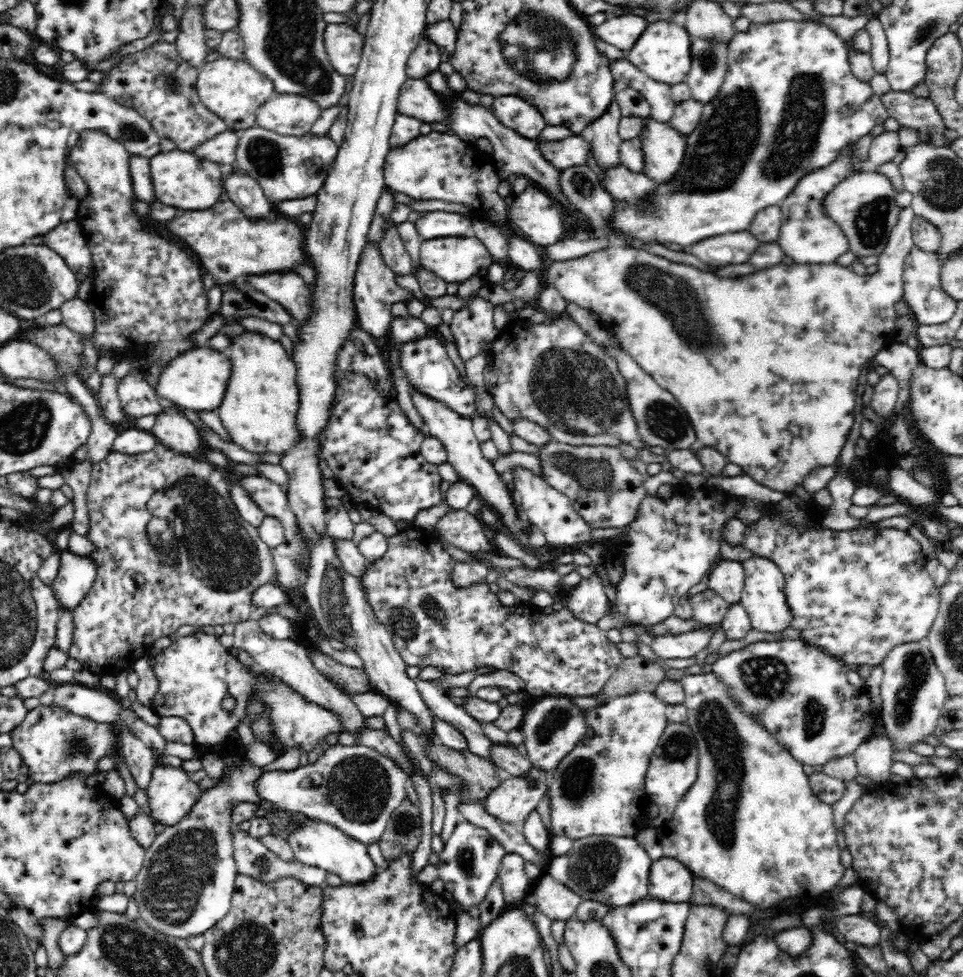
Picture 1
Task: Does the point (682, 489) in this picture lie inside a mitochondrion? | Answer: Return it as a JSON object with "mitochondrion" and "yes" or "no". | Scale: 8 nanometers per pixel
{"mitochondrion":"no"}

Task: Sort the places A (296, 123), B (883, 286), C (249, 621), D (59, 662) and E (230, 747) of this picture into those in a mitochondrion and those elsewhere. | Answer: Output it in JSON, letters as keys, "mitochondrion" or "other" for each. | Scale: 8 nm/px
{"A":"mitochondrion","B":"other","C":"other","D":"other","E":"other"}

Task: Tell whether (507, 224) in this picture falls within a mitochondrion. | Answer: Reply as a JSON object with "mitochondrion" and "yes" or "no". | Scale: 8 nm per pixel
{"mitochondrion":"no"}

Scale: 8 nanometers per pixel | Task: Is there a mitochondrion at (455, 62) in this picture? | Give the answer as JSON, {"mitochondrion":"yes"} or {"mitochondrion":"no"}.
{"mitochondrion":"no"}

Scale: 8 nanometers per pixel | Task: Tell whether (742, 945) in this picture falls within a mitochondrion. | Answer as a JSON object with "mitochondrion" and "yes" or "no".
{"mitochondrion":"no"}

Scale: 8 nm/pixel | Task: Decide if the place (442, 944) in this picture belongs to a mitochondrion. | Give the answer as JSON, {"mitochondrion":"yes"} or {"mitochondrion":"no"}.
{"mitochondrion":"no"}

